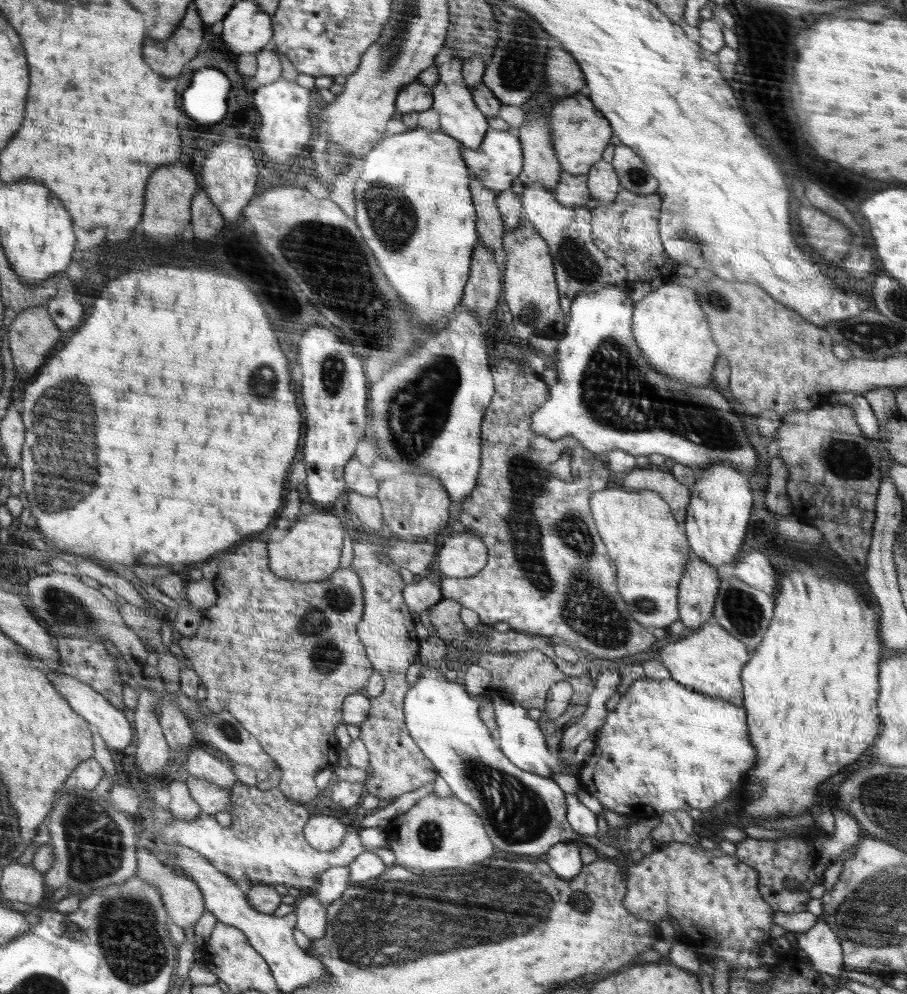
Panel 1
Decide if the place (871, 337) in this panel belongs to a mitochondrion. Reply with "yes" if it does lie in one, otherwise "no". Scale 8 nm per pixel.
yes

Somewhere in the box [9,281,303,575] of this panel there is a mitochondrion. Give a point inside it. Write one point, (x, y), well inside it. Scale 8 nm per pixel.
(61, 463)

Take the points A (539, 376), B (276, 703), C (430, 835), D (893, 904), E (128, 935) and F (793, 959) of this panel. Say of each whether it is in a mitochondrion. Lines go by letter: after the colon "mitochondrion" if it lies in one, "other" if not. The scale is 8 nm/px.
A: other
B: other
C: mitochondrion
D: mitochondrion
E: mitochondrion
F: other

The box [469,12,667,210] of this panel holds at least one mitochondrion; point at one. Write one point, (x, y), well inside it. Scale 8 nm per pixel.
(521, 63)

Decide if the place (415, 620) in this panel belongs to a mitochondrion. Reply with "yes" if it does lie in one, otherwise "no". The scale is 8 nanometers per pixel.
no

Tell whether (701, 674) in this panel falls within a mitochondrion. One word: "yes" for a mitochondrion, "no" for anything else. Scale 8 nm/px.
no

